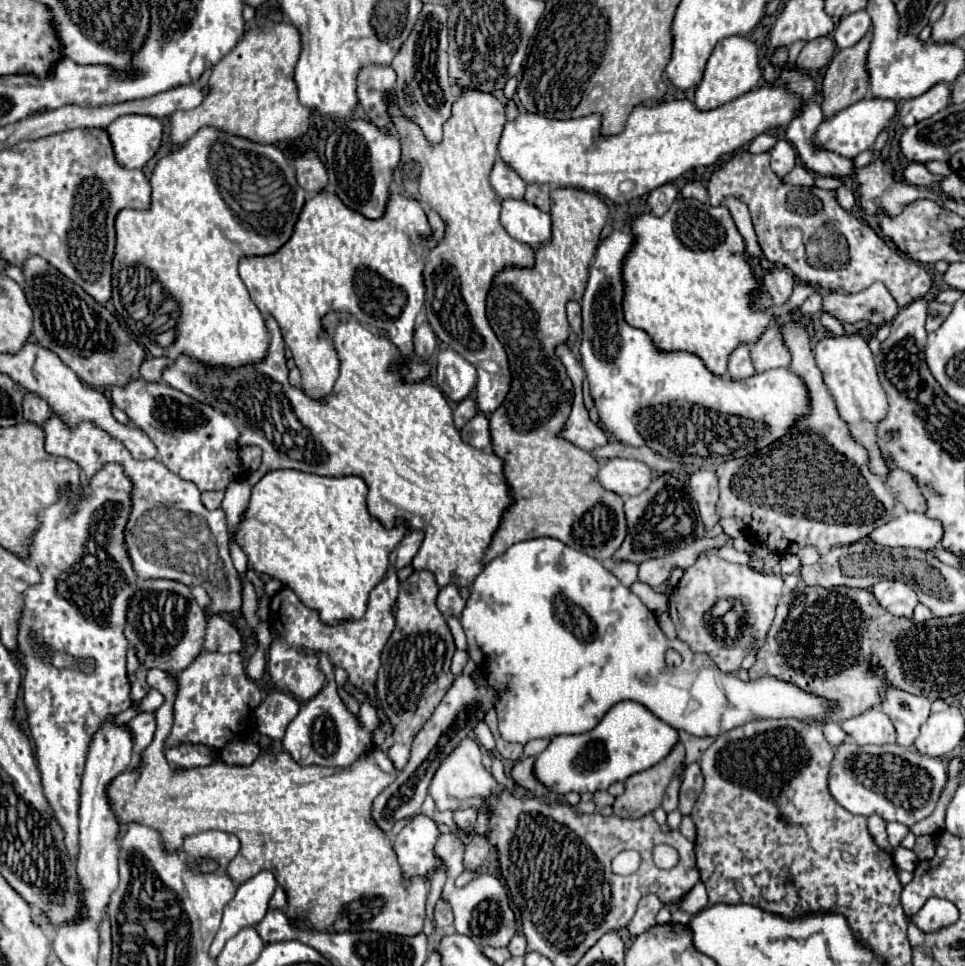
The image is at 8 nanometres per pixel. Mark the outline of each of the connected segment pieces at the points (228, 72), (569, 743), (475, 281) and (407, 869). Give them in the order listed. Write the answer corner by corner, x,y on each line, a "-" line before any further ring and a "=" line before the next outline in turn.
269,23
255,29
249,29
239,45
227,53
209,75
209,95
205,101
189,111
177,111
171,115
171,141
175,145
183,145
193,133
197,133
205,125
213,125
215,129
225,129
227,133
237,133
239,137
249,137
257,143
273,143
283,139
301,137
311,123
311,109
301,105
297,99
297,85
293,81
293,69
301,51
301,33
291,23
=
621,701
605,713
605,717
599,721
599,725
595,729
591,729
583,735
557,735
557,737
553,737
549,741
547,749
537,755
533,773
535,773
537,781
543,783
553,795
567,795
571,791
575,791
579,795
583,795
585,791
587,793
607,791
611,783
625,781
633,773
639,773
639,771
653,767
657,761
661,761
661,757
665,757
665,753
669,753
669,749
673,749
673,745
677,741
679,741
677,729
673,729
671,725
667,725
665,721
655,717
641,703
=
461,87
457,91
457,99
451,107
451,117
443,125
443,141
441,143
429,143
421,131
421,127
405,117
401,111
397,99
387,99
389,115
393,119
395,131
401,139
401,163
399,169
393,171
393,183
397,189
401,189
407,197
413,197
419,203
427,203
431,209
435,209
441,219
445,221
445,237
435,247
429,249
425,257
425,269
423,269
423,285
425,285
425,315
433,329
433,333
447,343
451,349
455,349
463,359
467,359
479,375
477,383
477,405
485,415
491,415
501,407
505,401
509,389
511,389
511,371
509,361
503,345
499,343
497,335
489,329
487,317
485,317
485,293
489,291
489,281
493,279
493,273
505,269
505,265
517,265
517,267
529,267
535,261
535,253
529,245
509,237
505,227
499,221
501,201
497,201
497,193
489,185
489,169
493,167
497,159
497,145
505,127
505,105
493,97
491,93
479,91
479,89
467,89
=
423,813
413,815
413,817
411,817
411,821
409,821
401,831
399,831
399,835
393,839
393,849
395,849
395,853
397,853
397,859
399,859
399,865
401,865
401,873
403,873
403,877
405,877
405,879
423,877
423,879
425,879
425,883
429,883
429,873
431,873
431,871
435,871
435,869
439,869
439,867
447,869
447,867
445,867
445,863
443,863
443,859
435,855
435,843
437,843
437,839
439,839
439,837
441,837
441,831
439,831
439,827
437,827
435,819
433,819
433,817
427,817
427,815
423,815

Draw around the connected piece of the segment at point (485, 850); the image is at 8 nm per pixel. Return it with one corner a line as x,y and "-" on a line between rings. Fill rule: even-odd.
475,835
471,839
471,843
465,847
465,867
467,869
473,869
473,871
481,871
481,867
485,867
485,861
489,859
491,855
491,845
485,837
481,835

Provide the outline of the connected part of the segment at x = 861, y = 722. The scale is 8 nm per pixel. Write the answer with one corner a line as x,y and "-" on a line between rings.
869,709
841,723
843,731
859,745
895,743
895,729
881,709

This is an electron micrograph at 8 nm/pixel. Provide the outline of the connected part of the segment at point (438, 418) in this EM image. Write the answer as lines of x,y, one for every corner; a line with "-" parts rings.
267,315
265,325
271,333
265,359
241,367
211,367
181,353
163,369
163,381
227,415
239,429
239,445
259,445
263,449
263,473
267,469
291,467
329,477
353,473
365,479
369,487
367,509
383,527
391,529
395,527
395,521
403,521
409,531
425,533
411,565
417,571
431,571
439,587
449,583
469,587
483,569
481,553
489,545
491,535
501,521
501,513
511,503
503,477
503,461
493,451
473,449
461,441
459,431
453,425
447,397
425,381
407,383
401,375
403,355
387,337
377,337
353,319
339,323
331,331
331,341
339,357
339,379
329,395
315,399
309,397
303,387
293,387
289,383
283,337
277,321

